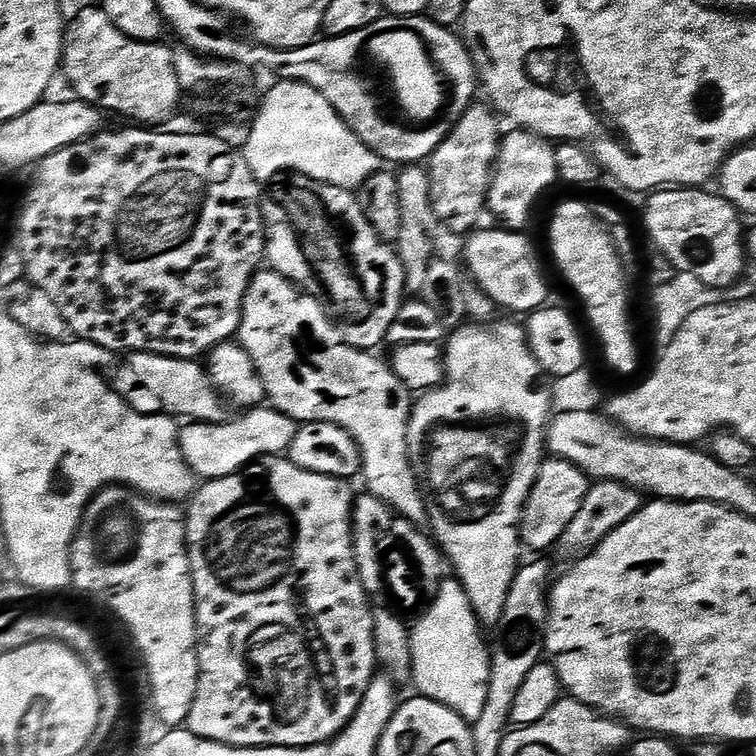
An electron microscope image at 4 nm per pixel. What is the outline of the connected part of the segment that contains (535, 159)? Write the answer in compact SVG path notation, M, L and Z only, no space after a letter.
M512 130L500 141L500 154L496 157L496 167L492 173L492 182L488 185L489 213L493 212L499 223L508 230L527 229L528 219L532 216L532 207L536 199L553 183L557 183L556 150L543 136L527 130Z

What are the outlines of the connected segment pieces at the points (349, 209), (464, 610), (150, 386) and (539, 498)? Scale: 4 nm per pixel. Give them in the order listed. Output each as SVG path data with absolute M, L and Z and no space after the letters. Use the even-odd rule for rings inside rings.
M284 174L263 189L260 205L266 260L271 271L282 274L301 292L313 296L336 321L336 327L350 346L376 350L380 343L383 345L388 338L390 322L394 322L400 305L406 299L404 271L395 247L389 241L381 240L374 226L366 222L359 199L347 188L323 184L308 176Z
M448 578L443 581L434 598L434 602L423 609L420 621L412 634L412 680L417 684L419 695L437 700L450 710L454 710L469 722L482 718L482 710L486 706L486 694L490 682L490 648L480 637L481 625L476 619L476 612L470 606L470 598L466 598L466 590L459 580Z
M134 352L127 357L128 376L144 392L149 392L154 399L160 403L159 411L173 418L181 418L188 422L199 422L202 424L222 424L226 419L224 404L226 400L221 393L216 391L211 380L208 378L207 371L203 367L199 368L196 360L179 360L169 356L159 356L158 354L146 354L145 352Z
M545 458L540 464L538 478L530 490L520 515L520 542L525 549L533 548L536 554L555 549L556 543L566 534L566 526L570 526L574 514L582 507L582 498L586 498L590 487L590 477L570 462Z

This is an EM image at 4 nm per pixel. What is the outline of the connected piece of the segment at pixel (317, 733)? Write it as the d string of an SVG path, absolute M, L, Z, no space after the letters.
M283 455L265 456L226 478L201 483L191 497L186 508L186 538L196 599L196 653L200 677L186 728L198 738L228 744L231 748L308 748L338 736L352 721L352 715L366 694L366 686L370 686L372 677L377 675L378 665L372 633L374 608L368 591L362 586L356 555L352 553L354 491L348 484L351 483L339 476L302 470Z

